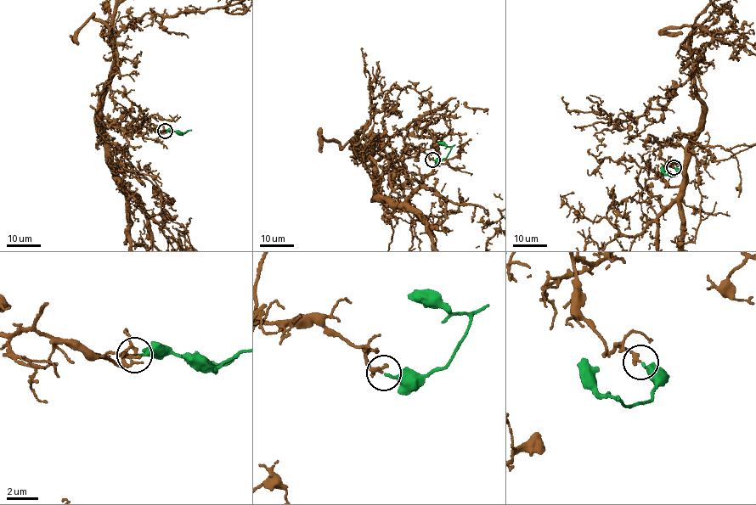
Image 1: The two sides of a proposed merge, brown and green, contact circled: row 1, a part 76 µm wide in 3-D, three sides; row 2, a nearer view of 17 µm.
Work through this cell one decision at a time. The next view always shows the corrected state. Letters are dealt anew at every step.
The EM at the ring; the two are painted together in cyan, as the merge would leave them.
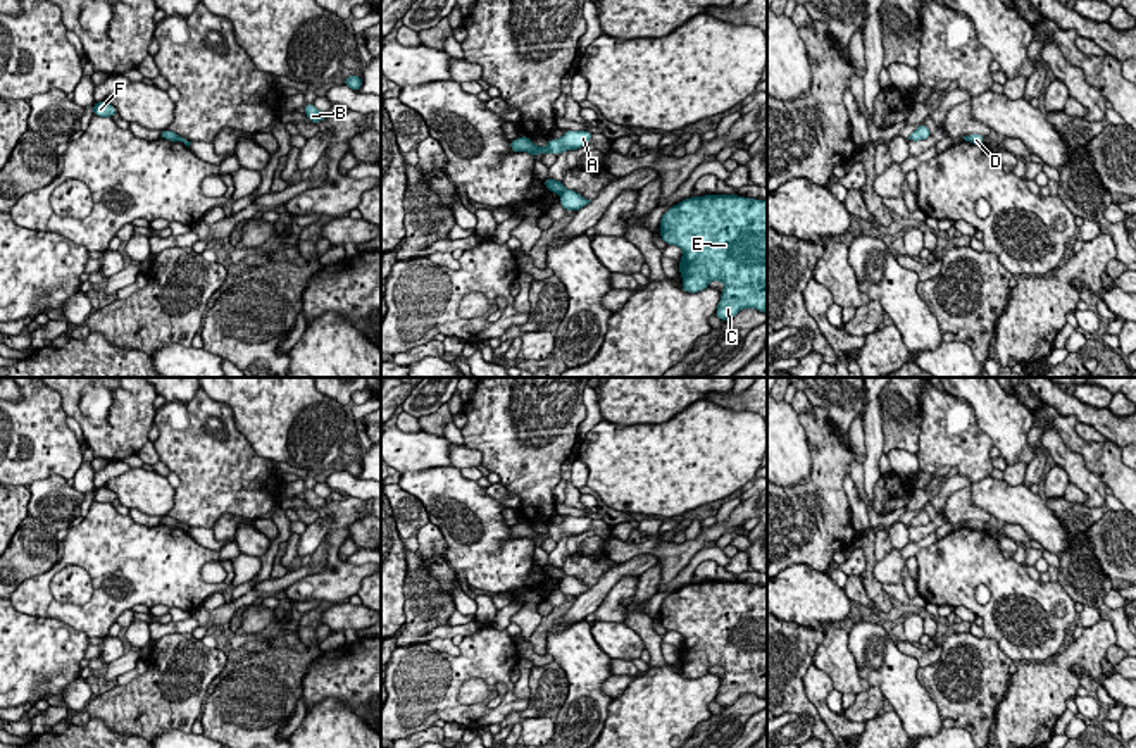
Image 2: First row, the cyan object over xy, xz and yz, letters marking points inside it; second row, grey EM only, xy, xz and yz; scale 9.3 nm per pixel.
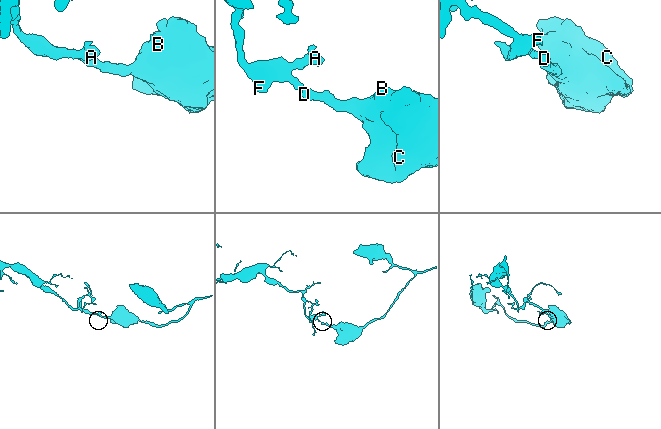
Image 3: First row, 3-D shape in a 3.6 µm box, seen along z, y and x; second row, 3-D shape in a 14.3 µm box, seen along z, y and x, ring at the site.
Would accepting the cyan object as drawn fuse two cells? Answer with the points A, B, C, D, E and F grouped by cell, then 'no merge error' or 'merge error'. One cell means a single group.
groups A F / B C D E; merge error

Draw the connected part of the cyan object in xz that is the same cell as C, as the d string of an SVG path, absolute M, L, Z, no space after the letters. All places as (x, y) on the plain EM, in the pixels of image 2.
M705 581L681 586L660 605L660 624L683 636L681 674L696 679L719 665L724 669L715 701L733 705L743 695L767 700L767 586L738 581Z

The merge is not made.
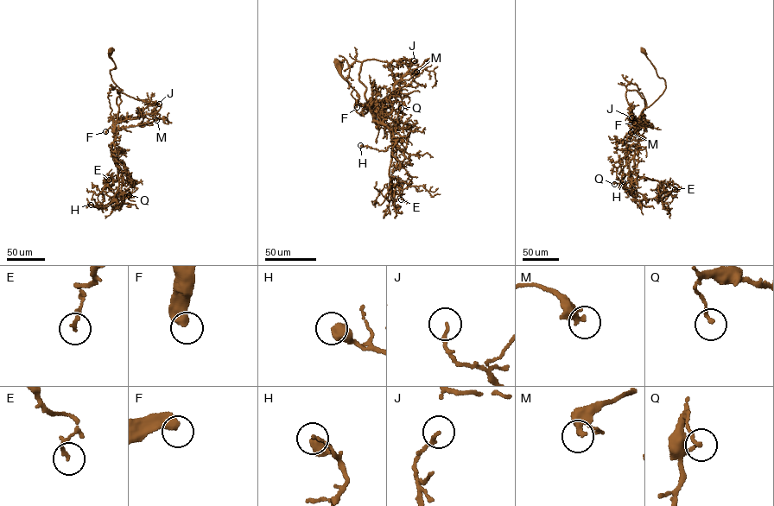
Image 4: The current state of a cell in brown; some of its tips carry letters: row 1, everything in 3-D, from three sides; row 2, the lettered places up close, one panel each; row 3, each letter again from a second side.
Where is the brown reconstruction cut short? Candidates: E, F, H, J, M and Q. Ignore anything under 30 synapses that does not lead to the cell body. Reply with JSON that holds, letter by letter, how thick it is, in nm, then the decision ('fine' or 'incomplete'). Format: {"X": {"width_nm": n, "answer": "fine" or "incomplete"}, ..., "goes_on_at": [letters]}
{"E": {"width_nm": 140, "answer": "fine"}, "F": {"width_nm": 460, "answer": "incomplete"}, "H": {"width_nm": 550, "answer": "fine"}, "J": {"width_nm": 160, "answer": "fine"}, "M": {"width_nm": 280, "answer": "fine"}, "Q": {"width_nm": 160, "answer": "fine"}, "goes_on_at": ["F"]}

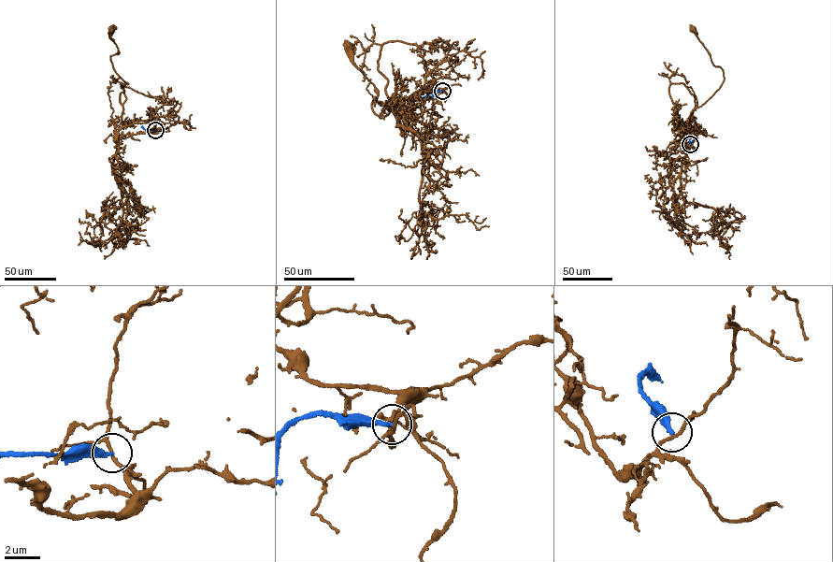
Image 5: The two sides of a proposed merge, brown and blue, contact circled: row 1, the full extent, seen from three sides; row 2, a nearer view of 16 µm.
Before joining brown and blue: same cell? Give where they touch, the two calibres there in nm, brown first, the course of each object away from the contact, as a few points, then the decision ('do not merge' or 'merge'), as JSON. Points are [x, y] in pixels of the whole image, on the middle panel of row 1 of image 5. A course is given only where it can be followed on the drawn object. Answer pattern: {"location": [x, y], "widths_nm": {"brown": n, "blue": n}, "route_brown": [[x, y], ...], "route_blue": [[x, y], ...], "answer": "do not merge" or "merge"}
{"location": [442, 91], "widths_nm": {"brown": 140, "blue": 280}, "route_brown": [[442, 92], [428, 84], [396, 108], [392, 93], [395, 108], [380, 118], [375, 88], [350, 45]], "route_blue": [[442, 91], [436, 91], [424, 97]], "answer": "do not merge"}

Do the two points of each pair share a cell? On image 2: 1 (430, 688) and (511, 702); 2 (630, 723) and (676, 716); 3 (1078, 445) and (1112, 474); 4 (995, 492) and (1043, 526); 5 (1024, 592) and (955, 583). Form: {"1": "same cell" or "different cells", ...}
{"1": "same cell", "2": "same cell", "3": "same cell", "4": "same cell", "5": "same cell"}

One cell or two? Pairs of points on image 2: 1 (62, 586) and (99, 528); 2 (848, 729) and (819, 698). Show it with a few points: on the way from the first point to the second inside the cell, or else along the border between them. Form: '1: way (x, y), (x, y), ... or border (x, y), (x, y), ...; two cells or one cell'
1: border (93, 585), (78, 604), (49, 590); two cells
2: way (840, 726), (821, 707); one cell

